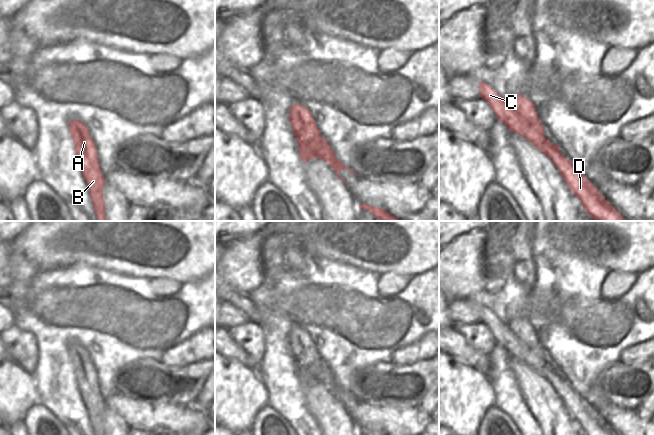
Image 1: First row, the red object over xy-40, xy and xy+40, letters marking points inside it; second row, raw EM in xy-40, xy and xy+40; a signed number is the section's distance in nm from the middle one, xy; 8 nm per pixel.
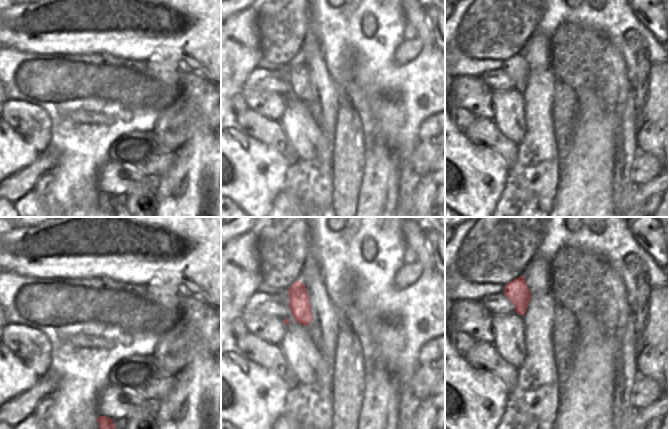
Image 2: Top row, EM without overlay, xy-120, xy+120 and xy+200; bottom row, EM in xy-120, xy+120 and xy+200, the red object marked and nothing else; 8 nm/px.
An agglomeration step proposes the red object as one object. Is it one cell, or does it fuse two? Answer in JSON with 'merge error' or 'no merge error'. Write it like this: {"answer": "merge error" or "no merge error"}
{"answer": "merge error"}

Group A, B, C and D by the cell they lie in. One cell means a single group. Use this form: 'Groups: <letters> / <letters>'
Groups: A B / C D.

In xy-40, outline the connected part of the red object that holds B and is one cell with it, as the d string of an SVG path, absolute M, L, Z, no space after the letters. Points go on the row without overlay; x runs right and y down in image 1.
M72 344L69 347L69 354L74 356L71 361L75 369L75 377L81 391L81 397L89 413L93 433L94 435L105 435L103 411L106 406L99 391L97 371L89 353L80 344Z

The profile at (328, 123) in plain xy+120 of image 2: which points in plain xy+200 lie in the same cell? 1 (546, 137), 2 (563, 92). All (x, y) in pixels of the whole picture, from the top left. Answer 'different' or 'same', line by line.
1: same
2: different

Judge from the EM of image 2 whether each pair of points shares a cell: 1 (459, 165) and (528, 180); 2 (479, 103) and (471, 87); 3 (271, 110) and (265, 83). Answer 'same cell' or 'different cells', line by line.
1: different cells
2: same cell
3: different cells

